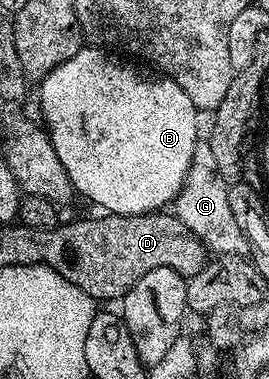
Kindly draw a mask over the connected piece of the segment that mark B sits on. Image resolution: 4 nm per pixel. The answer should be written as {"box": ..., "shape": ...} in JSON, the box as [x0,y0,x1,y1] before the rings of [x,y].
{"box":[41,70,200,214],"shape":[[[55,70],[41,79],[42,114],[46,117],[45,129],[52,140],[52,148],[56,148],[56,156],[60,156],[60,164],[64,164],[64,172],[68,172],[68,180],[74,185],[79,195],[83,194],[90,202],[103,206],[103,211],[110,214],[142,214],[161,211],[169,207],[182,191],[184,180],[188,176],[188,168],[192,164],[194,150],[200,144],[198,138],[198,118],[200,111],[188,100],[188,92],[180,88],[171,78],[155,76],[150,82],[134,82],[134,74],[58,74]]]}

